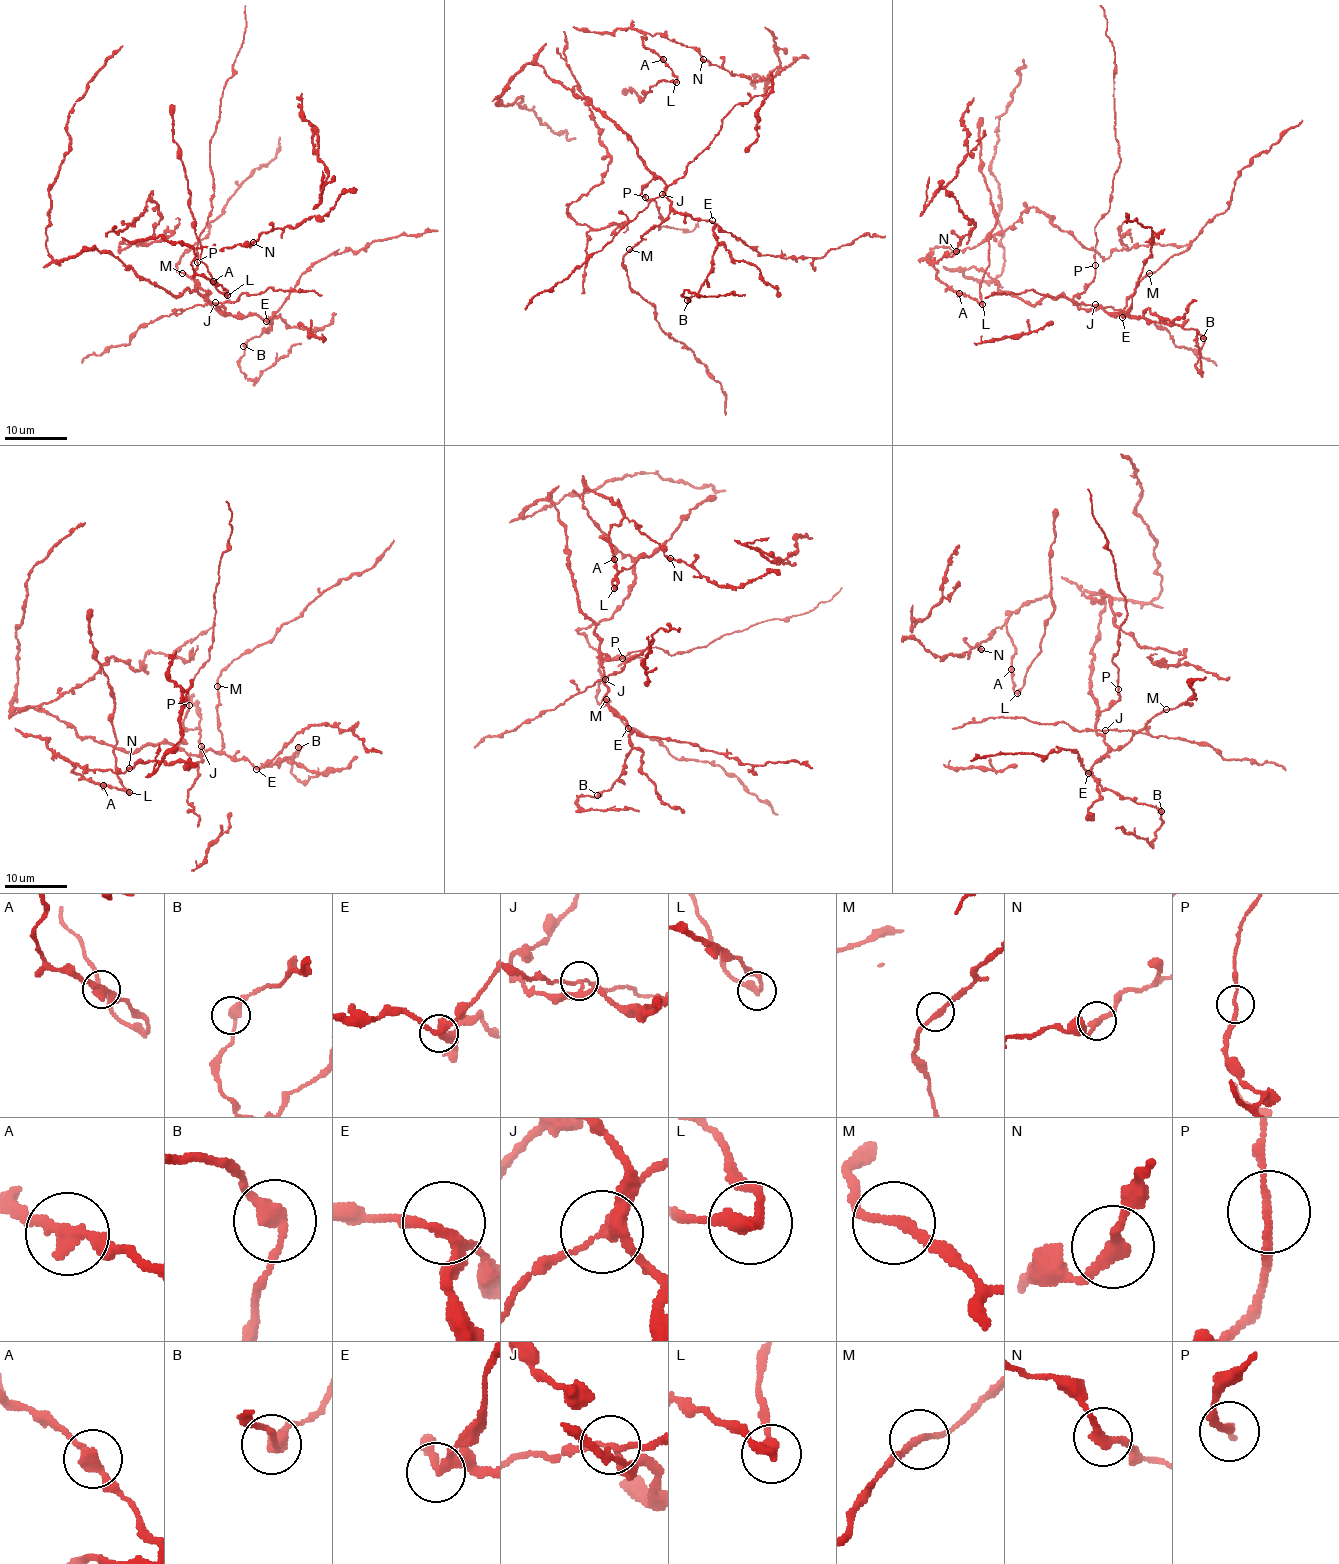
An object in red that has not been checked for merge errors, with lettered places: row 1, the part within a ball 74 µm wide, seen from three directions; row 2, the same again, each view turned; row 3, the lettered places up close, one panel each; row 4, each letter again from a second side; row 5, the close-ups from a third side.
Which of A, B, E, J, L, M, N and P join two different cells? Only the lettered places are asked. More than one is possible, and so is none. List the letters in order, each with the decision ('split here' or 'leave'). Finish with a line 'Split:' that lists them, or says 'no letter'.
A: leave
B: leave
E: leave
J: split here
L: split here
M: leave
N: leave
P: split here
Split: J, L, P

